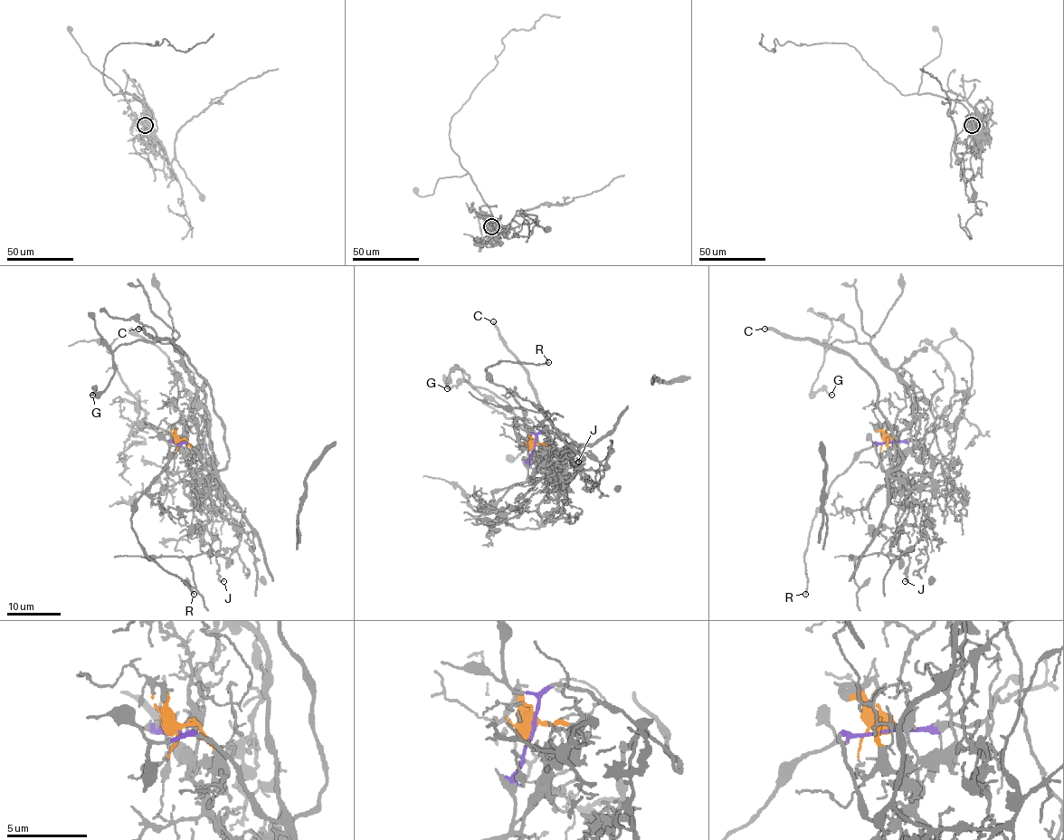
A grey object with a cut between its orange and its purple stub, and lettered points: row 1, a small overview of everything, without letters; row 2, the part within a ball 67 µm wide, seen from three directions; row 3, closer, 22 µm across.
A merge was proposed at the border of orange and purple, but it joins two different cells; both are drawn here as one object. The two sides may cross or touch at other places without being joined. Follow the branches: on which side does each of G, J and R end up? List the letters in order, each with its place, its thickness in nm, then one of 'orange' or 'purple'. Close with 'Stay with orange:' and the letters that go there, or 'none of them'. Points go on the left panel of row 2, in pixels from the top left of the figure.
G: (92, 395) | 240 nm | purple
J: (223, 581) | 120 nm | orange
R: (194, 594) | 180 nm | purple
Stay with orange: J

